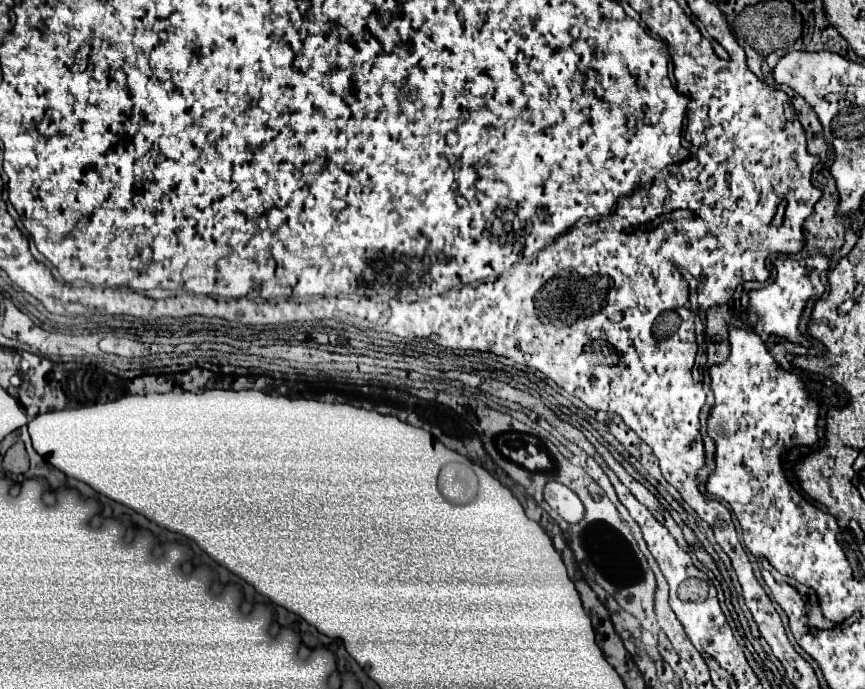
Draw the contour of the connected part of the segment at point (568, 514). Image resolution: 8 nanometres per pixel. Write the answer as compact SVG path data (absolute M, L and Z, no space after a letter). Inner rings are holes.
M549 481L543 487L543 497L547 501L547 505L557 511L567 523L577 523L581 521L583 515L583 507L581 501L577 499L577 495L573 495L573 491L569 491L569 487L565 487L563 483L557 481Z

